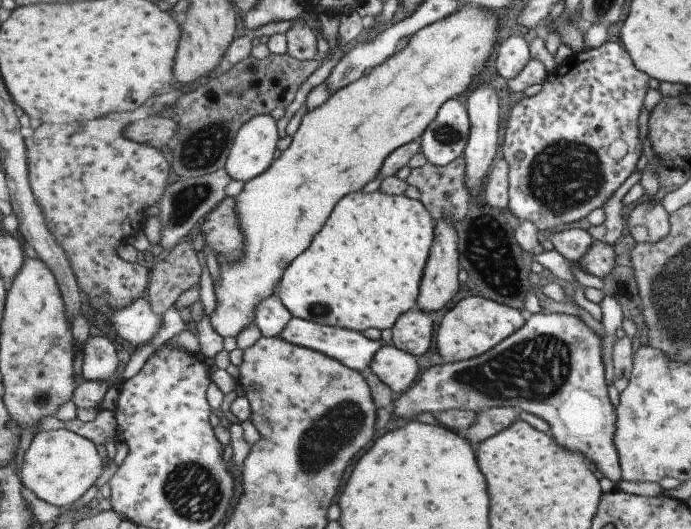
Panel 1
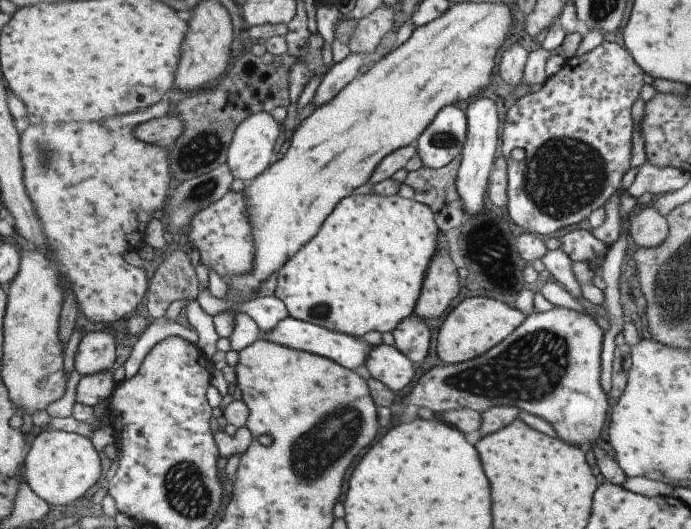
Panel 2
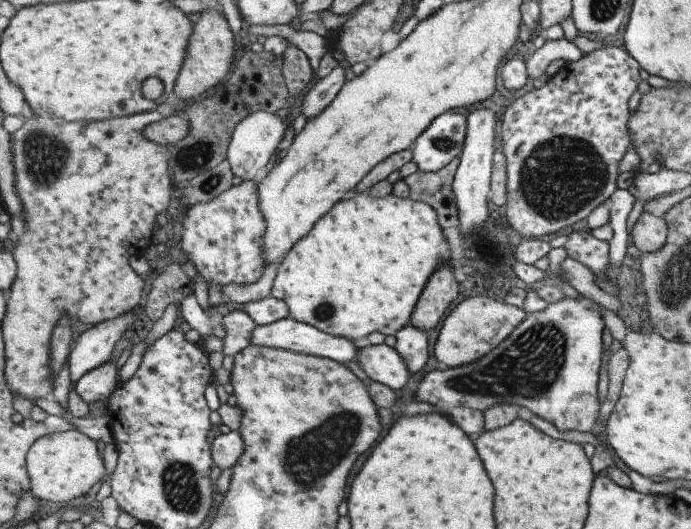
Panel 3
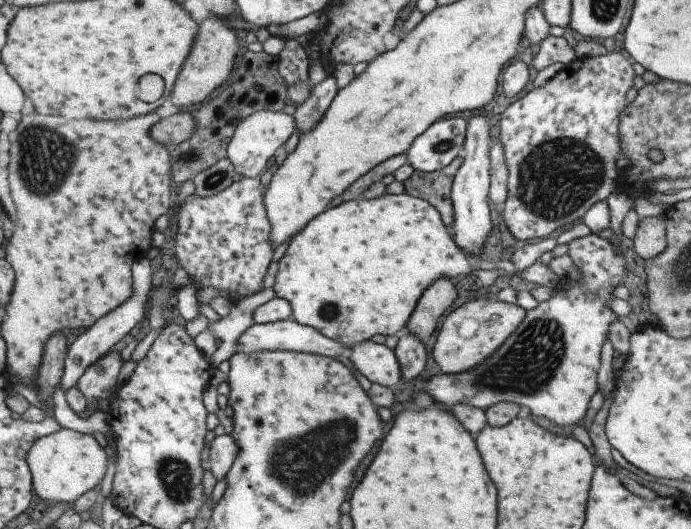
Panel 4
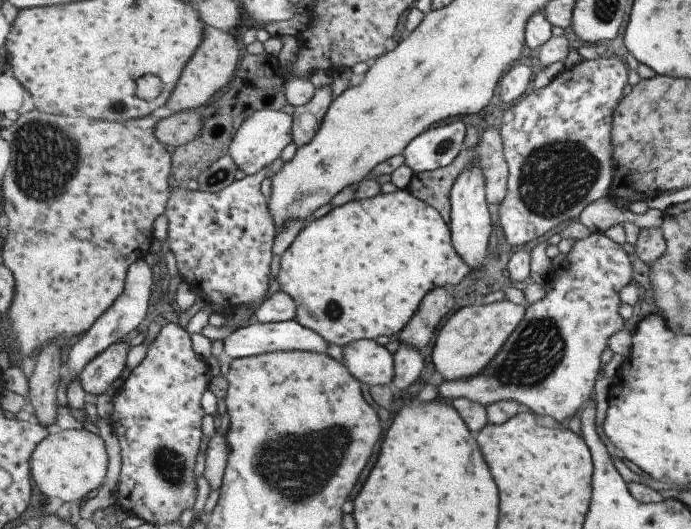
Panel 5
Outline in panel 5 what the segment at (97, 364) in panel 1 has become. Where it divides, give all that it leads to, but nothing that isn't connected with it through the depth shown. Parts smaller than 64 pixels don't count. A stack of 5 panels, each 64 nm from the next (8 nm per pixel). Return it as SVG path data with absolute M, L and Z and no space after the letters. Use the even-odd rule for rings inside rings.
M137 260L131 264L130 272L127 272L127 284L125 284L125 292L112 304L111 308L95 322L93 328L86 332L84 336L77 342L73 343L68 353L66 365L64 366L64 375L59 382L59 392L57 392L57 402L60 406L68 405L69 384L80 376L81 372L87 364L105 352L110 346L117 344L127 338L135 328L141 326L141 322L147 318L147 310L149 310L149 302L153 296L153 268L149 266L147 260Z

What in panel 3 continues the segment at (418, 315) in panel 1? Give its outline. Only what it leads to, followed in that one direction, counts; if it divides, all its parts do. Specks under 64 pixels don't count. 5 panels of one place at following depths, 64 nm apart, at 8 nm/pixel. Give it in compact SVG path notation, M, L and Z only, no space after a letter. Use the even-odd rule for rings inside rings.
M410 322L395 337L396 345L394 347L401 354L403 360L407 361L411 374L423 370L423 367L429 362L429 358L431 358L427 332L415 328L413 323Z

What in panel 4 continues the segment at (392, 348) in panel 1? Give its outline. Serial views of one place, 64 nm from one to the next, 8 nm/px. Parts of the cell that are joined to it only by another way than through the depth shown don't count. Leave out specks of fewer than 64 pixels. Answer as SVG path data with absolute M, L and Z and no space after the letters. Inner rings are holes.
M370 339L354 345L348 355L355 370L373 384L396 388L403 381L395 350Z

